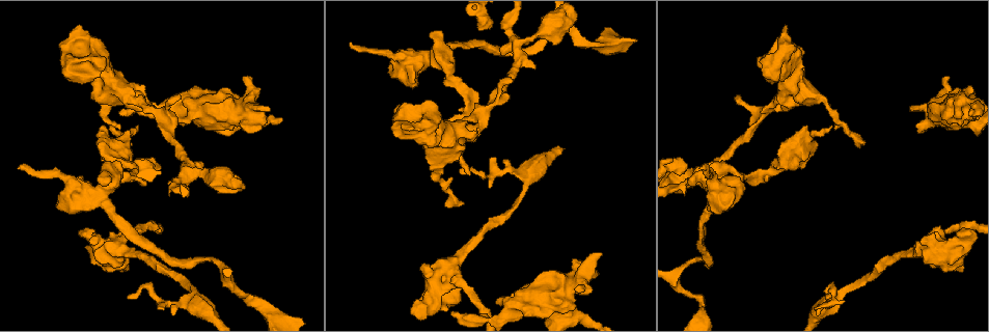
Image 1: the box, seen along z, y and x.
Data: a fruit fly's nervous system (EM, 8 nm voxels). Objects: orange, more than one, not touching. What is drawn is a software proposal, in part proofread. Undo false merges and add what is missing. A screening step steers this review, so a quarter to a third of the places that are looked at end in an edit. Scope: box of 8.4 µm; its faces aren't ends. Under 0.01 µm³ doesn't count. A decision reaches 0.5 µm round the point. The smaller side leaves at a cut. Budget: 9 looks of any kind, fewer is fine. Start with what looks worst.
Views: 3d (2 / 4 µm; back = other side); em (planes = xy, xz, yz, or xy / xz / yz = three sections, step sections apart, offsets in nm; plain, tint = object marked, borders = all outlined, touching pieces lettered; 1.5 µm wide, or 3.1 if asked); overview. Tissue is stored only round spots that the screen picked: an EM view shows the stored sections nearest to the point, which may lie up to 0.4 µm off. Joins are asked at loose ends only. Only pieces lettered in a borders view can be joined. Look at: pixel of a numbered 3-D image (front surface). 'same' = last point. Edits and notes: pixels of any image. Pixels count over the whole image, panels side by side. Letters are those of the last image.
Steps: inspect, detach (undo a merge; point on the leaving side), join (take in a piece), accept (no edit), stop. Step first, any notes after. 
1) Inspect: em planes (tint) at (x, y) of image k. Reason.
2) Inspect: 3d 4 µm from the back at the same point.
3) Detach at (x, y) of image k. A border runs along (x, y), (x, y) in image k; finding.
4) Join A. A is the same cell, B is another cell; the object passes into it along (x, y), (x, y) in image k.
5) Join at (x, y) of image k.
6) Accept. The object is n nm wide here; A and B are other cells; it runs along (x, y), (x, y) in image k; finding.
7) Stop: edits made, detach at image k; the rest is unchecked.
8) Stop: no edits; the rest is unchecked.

Inspect: em yz step 8 (tint) at (120, 115) of image 1. Free end.

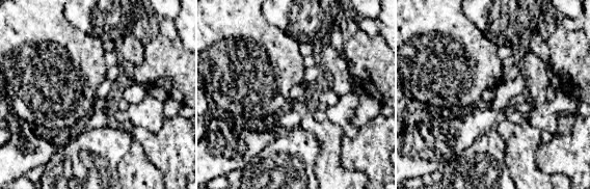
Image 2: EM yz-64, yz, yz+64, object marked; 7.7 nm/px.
Inspect: em planes (borders) at the same point.

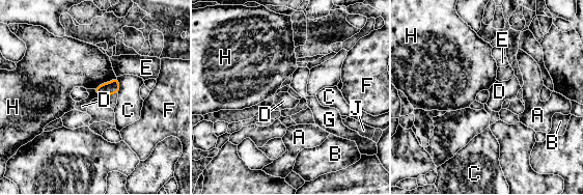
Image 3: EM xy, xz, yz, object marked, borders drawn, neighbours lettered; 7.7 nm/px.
Accept. A, B, C, D, E, F, G, H and J are other cells; a border runs along (93, 89), (99, 95) in image 3; no lettered piece goes on from it.

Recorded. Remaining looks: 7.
Inspect: em xy step 8 (borders) at (429, 61) of image 1. Calibre changes.

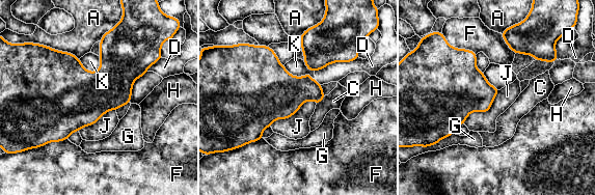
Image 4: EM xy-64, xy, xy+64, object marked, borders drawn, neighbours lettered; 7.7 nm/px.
Accept. The object is 240 nm wide here; A, C, D, F, G, H, J and K are other cells; one neuron here.

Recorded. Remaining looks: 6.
Inspect: 3d 4 µm from the back at (242, 77) of image 1. Free end.

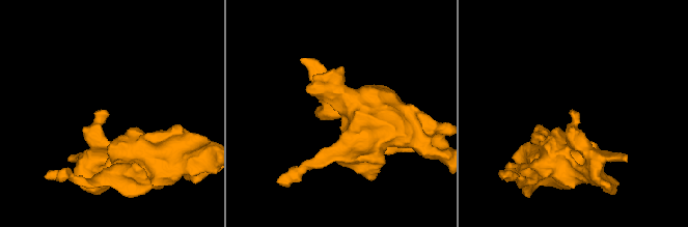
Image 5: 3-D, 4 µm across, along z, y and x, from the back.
Inspect: em planes (borders) at (108, 115) of image 5. Now the EM.

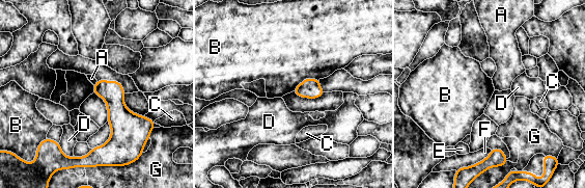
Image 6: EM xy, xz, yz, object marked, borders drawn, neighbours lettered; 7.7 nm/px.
Accept. The longest contact is with B, 220 nm; A, B, C, D, E, F and G are other cells; none of them fits.

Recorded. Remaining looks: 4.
Inspect: 3d 4 µm at (699, 258) of image 1. A narrow waist.

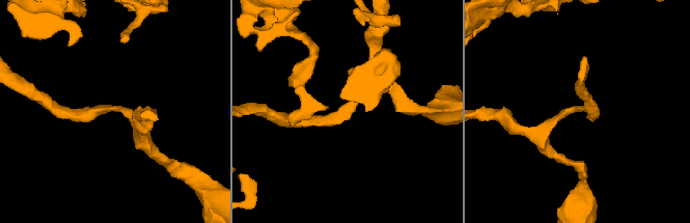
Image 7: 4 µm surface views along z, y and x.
Inspect: em planes (tint) at (345, 111) of image 7. The arms are 170, 200 nm wide; shape alone is not enough.

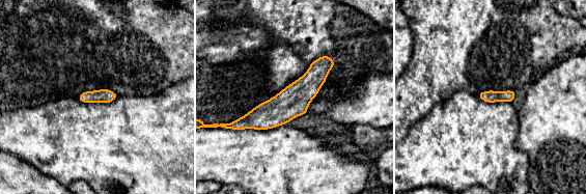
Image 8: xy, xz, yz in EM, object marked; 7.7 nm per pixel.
Inspect: em planes (borders) at the same point. See the neighbours.

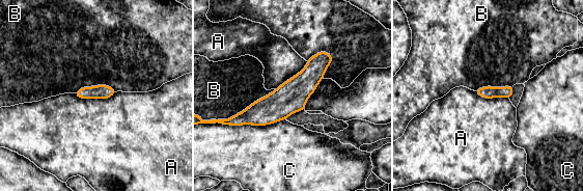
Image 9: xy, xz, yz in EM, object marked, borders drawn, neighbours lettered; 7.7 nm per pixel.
Accept. The object is 100 nm wide here; A, B and C are other cells; a border runs along (117, 91), (105, 99), (74, 93) in image 9; continuous, no second neuron.

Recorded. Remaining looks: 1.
Stop: no edits; the rest is unchecked.

